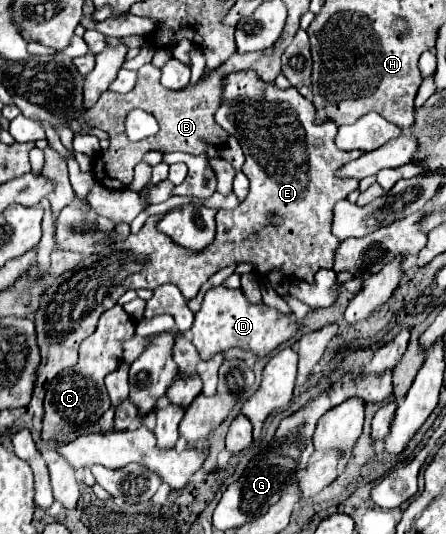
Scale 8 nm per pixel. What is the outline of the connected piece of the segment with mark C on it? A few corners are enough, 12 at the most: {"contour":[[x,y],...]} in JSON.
{"contour":[[104,311],[80,359],[46,389],[42,439],[88,431],[110,407],[104,377],[136,321]]}

